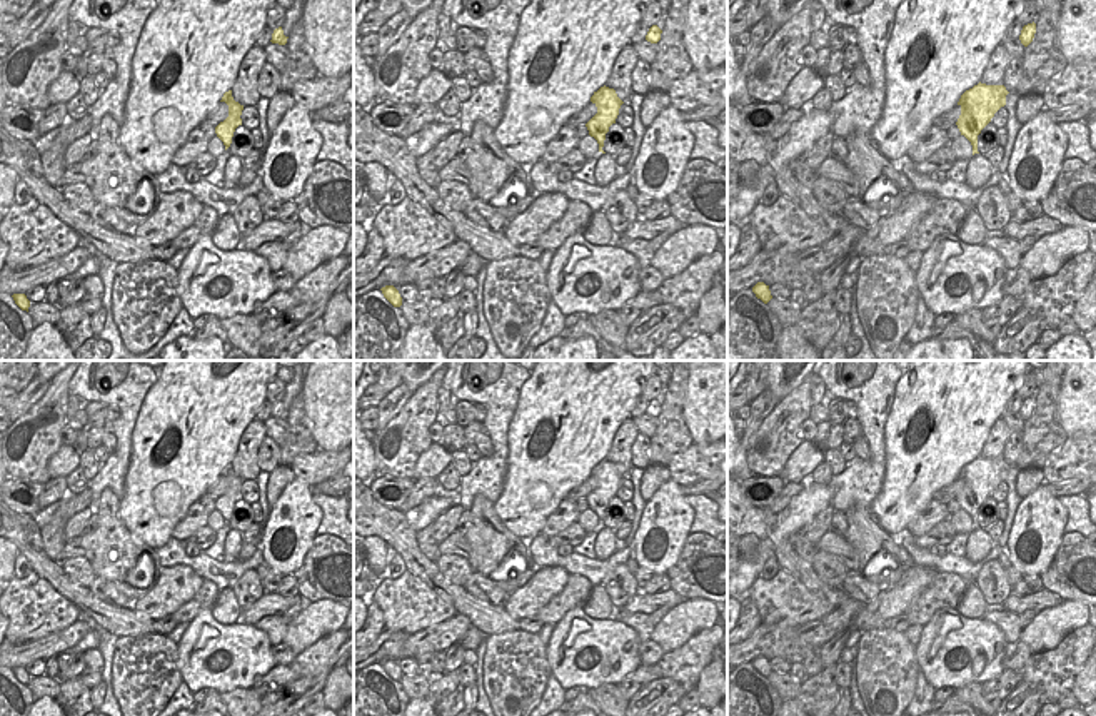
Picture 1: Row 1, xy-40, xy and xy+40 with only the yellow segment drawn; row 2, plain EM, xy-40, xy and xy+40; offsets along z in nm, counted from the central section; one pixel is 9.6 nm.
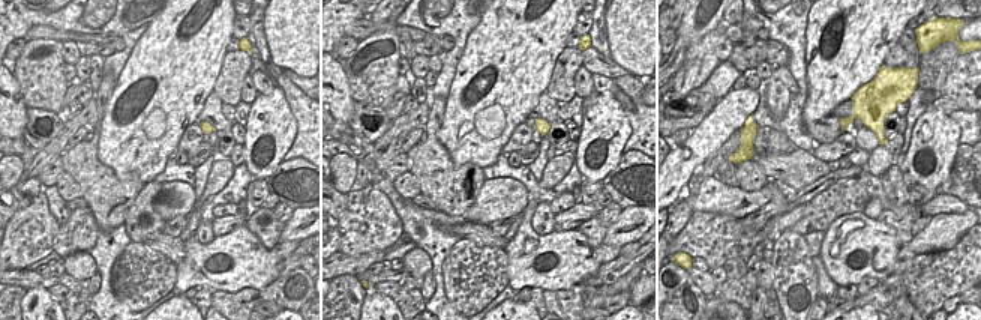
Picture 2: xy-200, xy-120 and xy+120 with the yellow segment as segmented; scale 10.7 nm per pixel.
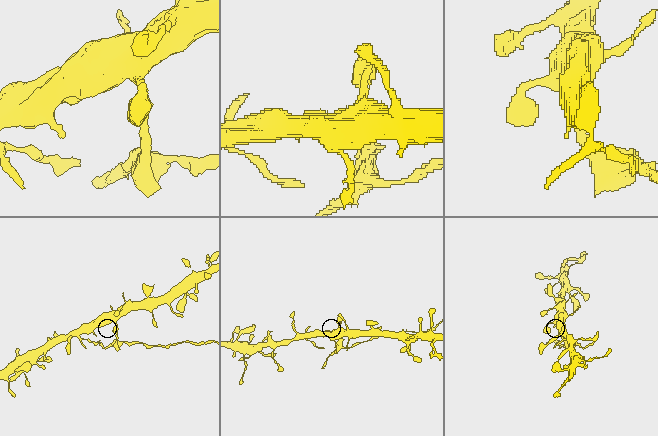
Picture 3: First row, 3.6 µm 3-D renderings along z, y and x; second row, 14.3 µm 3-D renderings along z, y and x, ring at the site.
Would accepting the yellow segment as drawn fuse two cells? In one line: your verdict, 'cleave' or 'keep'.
cleave

